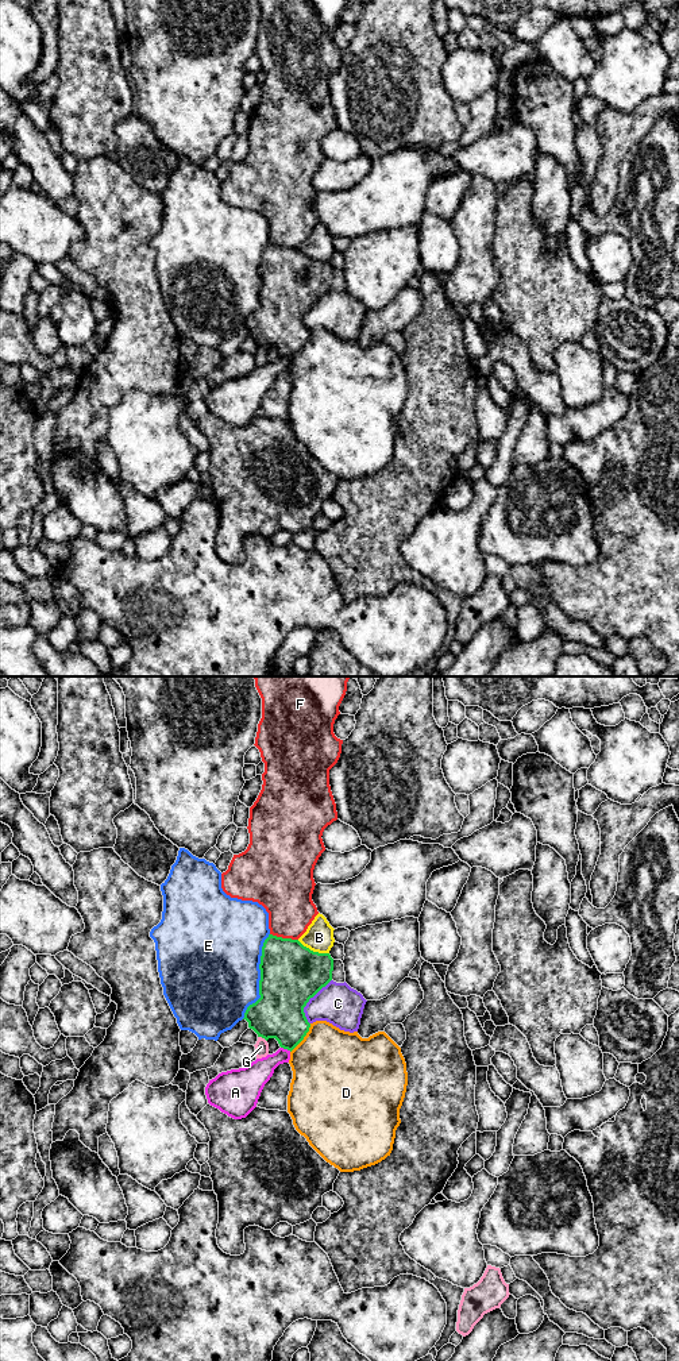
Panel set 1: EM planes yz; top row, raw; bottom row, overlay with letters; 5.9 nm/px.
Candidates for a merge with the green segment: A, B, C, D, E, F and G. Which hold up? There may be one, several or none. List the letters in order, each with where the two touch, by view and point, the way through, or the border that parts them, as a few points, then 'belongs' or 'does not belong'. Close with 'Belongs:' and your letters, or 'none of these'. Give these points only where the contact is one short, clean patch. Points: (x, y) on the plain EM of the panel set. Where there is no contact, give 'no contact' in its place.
A: yz (286, 357) | does not belong
B: yz (312, 259) | does not belong
C: yz (308, 309) | does not belong
D: yz (303, 347) | does not belong
E: yz (261, 285) | does not belong
F: yz (284, 247) | does not belong
G: yz (262, 346) | does not belong
Belongs: none of these

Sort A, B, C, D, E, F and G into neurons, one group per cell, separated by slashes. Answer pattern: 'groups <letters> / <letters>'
groups A / B / C / D / E / F / G

